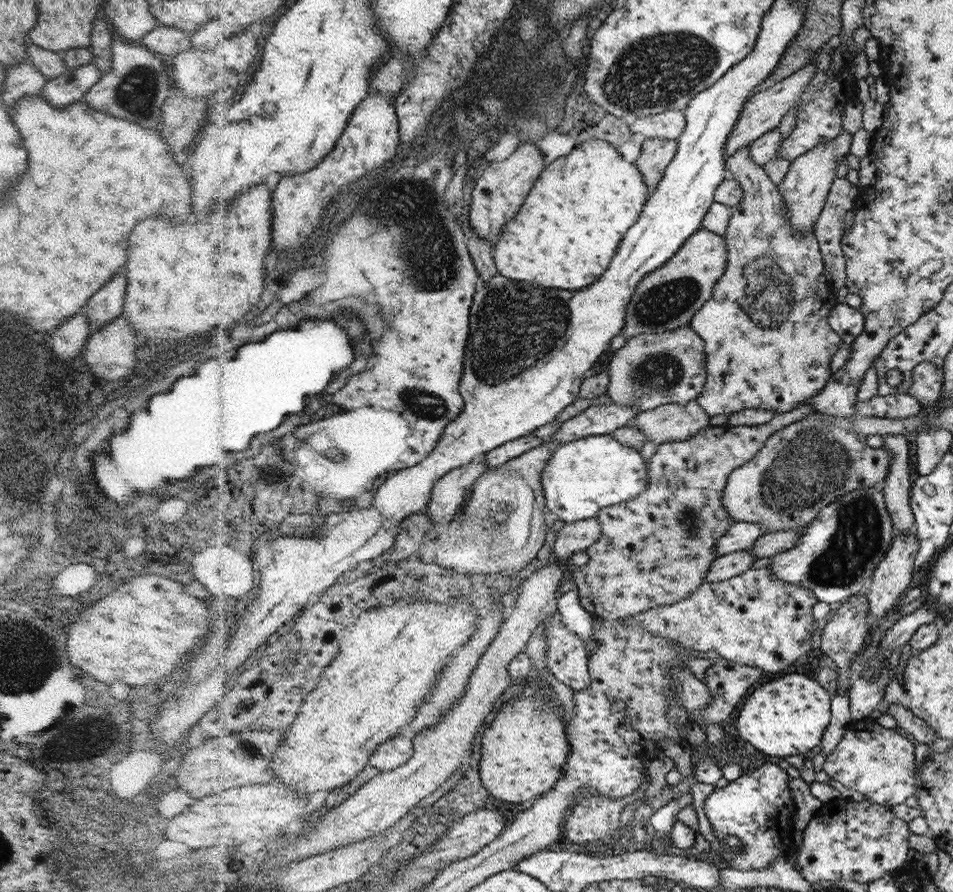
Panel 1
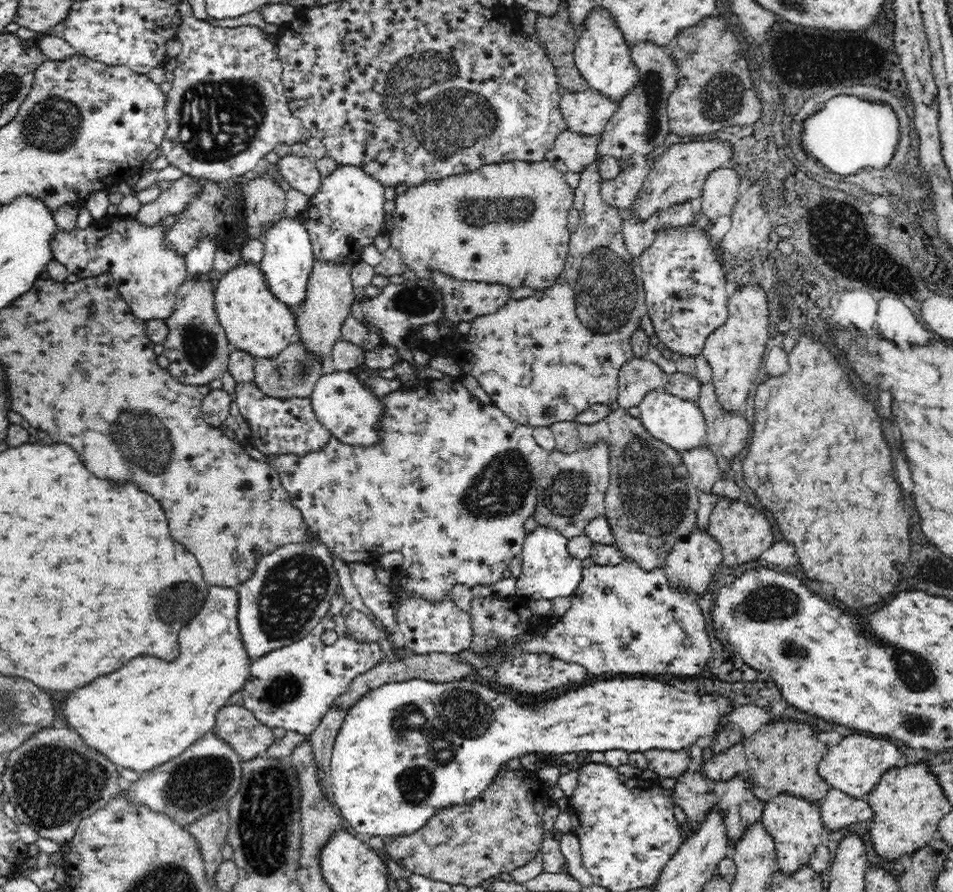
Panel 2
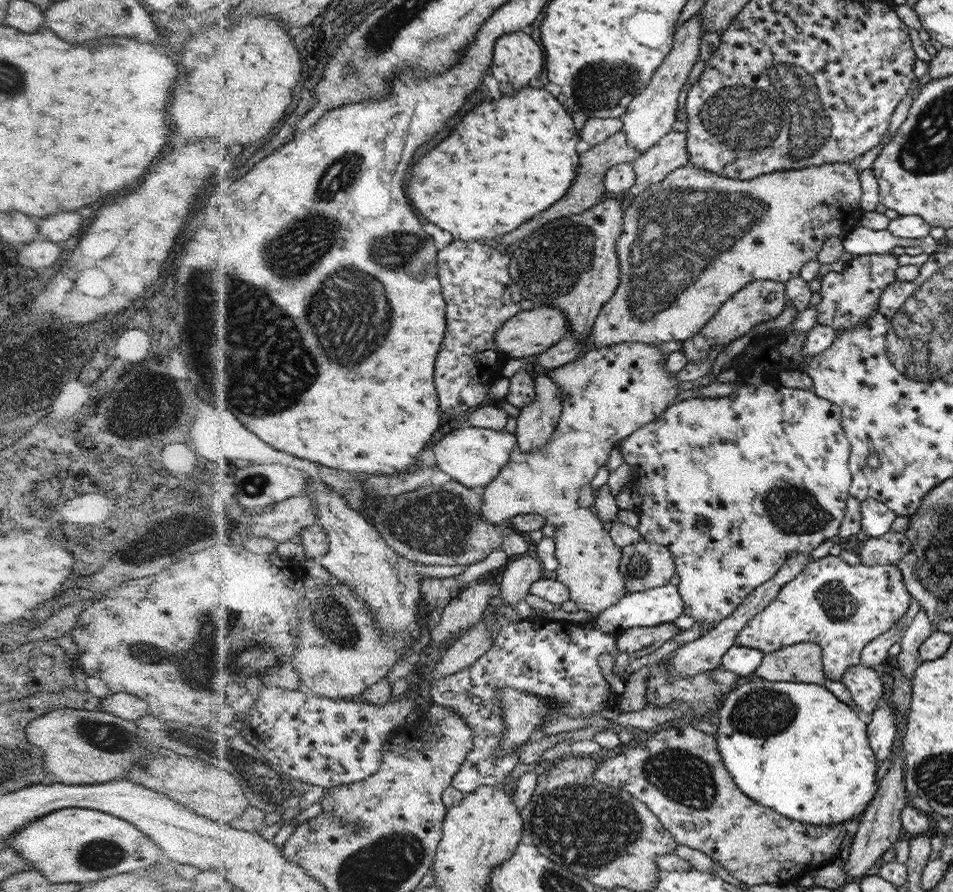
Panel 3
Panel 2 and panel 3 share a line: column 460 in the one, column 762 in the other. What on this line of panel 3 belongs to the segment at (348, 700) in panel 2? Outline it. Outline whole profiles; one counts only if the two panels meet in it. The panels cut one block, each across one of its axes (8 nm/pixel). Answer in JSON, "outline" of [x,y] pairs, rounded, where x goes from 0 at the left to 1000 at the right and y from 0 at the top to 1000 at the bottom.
{"outline":[[[837,721],[804,732],[792,754],[805,763],[866,767],[863,725],[856,721]]]}

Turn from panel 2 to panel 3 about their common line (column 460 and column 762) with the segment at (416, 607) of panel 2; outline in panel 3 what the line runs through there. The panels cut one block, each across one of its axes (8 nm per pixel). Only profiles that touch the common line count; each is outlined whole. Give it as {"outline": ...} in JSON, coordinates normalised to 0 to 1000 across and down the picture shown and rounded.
{"outline":[[[868,622],[850,629],[835,648],[820,657],[815,669],[800,686],[792,688],[776,707],[771,723],[794,726],[802,733],[837,721],[856,721],[863,725],[864,752],[868,762],[882,762],[890,750],[902,744],[906,726],[928,712],[949,691],[955,679],[955,665],[938,632],[893,635],[880,623]]]}

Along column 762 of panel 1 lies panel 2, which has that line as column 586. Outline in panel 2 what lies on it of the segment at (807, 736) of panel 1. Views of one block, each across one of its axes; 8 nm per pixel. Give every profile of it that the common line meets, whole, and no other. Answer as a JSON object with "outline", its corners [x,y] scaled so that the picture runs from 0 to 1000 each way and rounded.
{"outline":[[[651,758],[644,762],[623,761],[616,765],[611,771],[602,772],[581,781],[581,785],[573,787],[562,787],[562,789],[548,789],[545,783],[531,779],[523,774],[517,767],[505,767],[493,765],[493,762],[465,763],[459,766],[450,762],[430,761],[426,765],[412,765],[402,767],[397,771],[388,772],[380,781],[377,781],[370,790],[365,794],[363,803],[360,804],[359,814],[353,823],[353,830],[349,836],[347,850],[347,870],[348,870],[348,889],[350,890],[350,901],[356,908],[356,914],[365,922],[370,930],[380,939],[397,938],[416,938],[427,937],[428,934],[437,933],[440,928],[447,925],[461,908],[472,907],[476,902],[489,902],[504,892],[511,881],[515,879],[518,870],[528,858],[535,854],[537,850],[548,850],[552,845],[573,845],[573,848],[590,848],[604,843],[608,848],[613,844],[636,843],[636,841],[656,841],[661,843],[673,843],[693,841],[693,842],[716,842],[721,841],[735,825],[745,825],[749,818],[756,818],[756,803],[764,804],[770,796],[769,791],[758,780],[732,780],[724,776],[714,776],[707,769],[695,767],[693,762],[684,760],[657,760],[651,762]]]}

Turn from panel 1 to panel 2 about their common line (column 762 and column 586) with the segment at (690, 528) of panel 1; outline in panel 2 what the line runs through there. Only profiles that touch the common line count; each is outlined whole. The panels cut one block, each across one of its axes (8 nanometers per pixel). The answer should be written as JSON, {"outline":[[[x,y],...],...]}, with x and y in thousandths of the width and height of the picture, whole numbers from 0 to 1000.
{"outline":[[[648,456],[641,460],[636,469],[623,475],[607,474],[608,498],[610,502],[623,502],[627,496],[636,496],[640,515],[640,538],[634,558],[634,578],[640,586],[644,611],[653,618],[654,626],[663,627],[679,640],[697,635],[699,624],[705,619],[711,604],[726,599],[730,590],[730,574],[733,568],[733,549],[724,539],[724,530],[716,518],[714,507],[686,492],[675,478],[671,467],[665,467],[659,460]]]}

